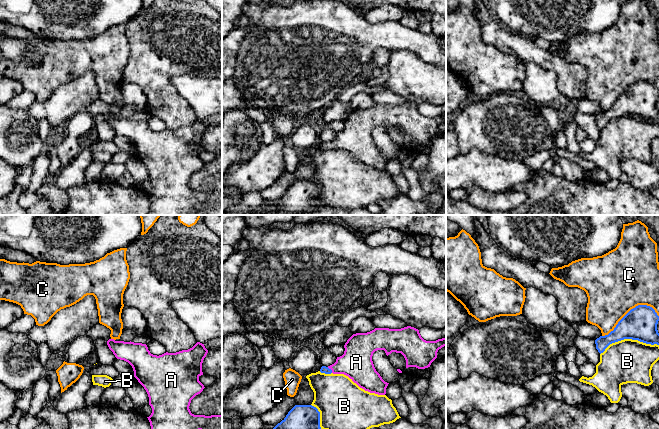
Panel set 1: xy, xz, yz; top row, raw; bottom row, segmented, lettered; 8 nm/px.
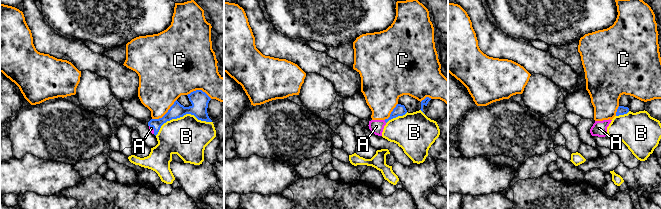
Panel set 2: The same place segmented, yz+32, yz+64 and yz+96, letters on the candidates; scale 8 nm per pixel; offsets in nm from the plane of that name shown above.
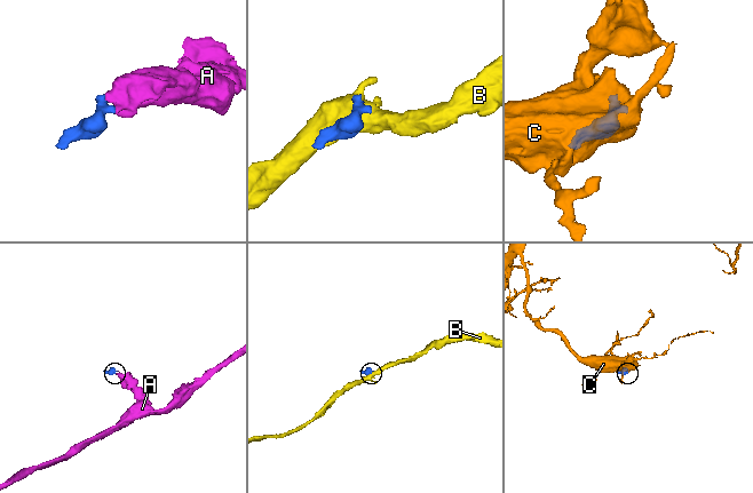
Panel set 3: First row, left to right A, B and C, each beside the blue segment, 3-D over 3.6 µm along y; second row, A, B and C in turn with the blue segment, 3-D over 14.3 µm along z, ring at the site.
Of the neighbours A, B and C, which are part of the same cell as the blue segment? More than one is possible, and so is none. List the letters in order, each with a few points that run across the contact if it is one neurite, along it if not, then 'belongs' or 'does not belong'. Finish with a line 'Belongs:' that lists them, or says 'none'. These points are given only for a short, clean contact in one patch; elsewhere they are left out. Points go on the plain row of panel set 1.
A: line xz (324, 145), (330, 145), (356, 138); belongs
B: does not belong
C: does not belong
Belongs: A

